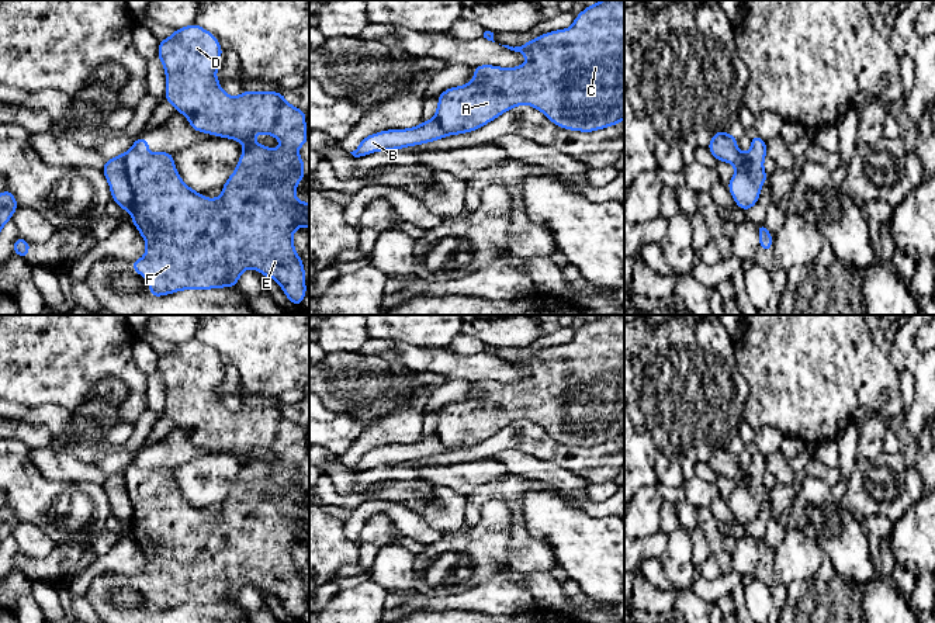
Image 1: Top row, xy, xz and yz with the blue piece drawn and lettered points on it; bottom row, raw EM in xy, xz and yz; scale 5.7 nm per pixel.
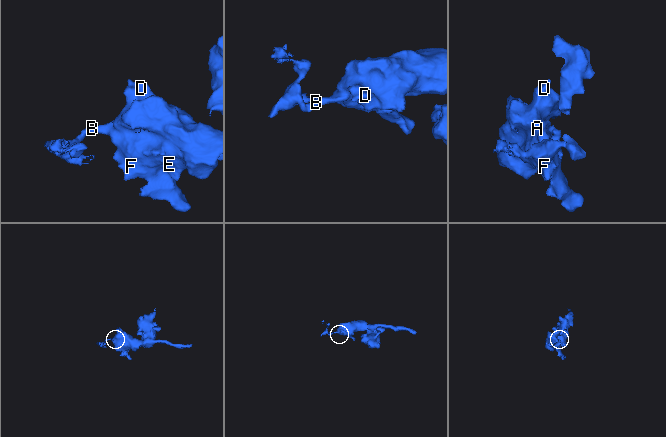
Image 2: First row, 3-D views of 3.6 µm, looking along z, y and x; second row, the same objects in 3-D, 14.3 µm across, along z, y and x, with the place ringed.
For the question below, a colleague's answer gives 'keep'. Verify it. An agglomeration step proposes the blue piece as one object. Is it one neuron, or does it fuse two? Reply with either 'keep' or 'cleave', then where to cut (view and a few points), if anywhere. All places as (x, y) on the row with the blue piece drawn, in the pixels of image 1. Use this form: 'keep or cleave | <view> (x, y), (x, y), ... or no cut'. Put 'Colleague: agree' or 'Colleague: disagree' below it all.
cleave | xy (124, 153), (125, 176), (131, 190), (130, 208)
Colleague: disagree

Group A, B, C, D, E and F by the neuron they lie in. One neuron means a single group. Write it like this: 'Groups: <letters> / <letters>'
Groups: A C D E F / B

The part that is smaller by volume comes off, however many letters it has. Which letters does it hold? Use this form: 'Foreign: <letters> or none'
Foreign: B

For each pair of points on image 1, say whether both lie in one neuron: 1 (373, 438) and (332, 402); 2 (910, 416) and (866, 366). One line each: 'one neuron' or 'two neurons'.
1: two neurons
2: two neurons

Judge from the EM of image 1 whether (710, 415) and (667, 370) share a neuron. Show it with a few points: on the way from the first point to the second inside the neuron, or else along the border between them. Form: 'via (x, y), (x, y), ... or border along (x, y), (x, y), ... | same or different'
via (699, 404), (678, 381) | same

